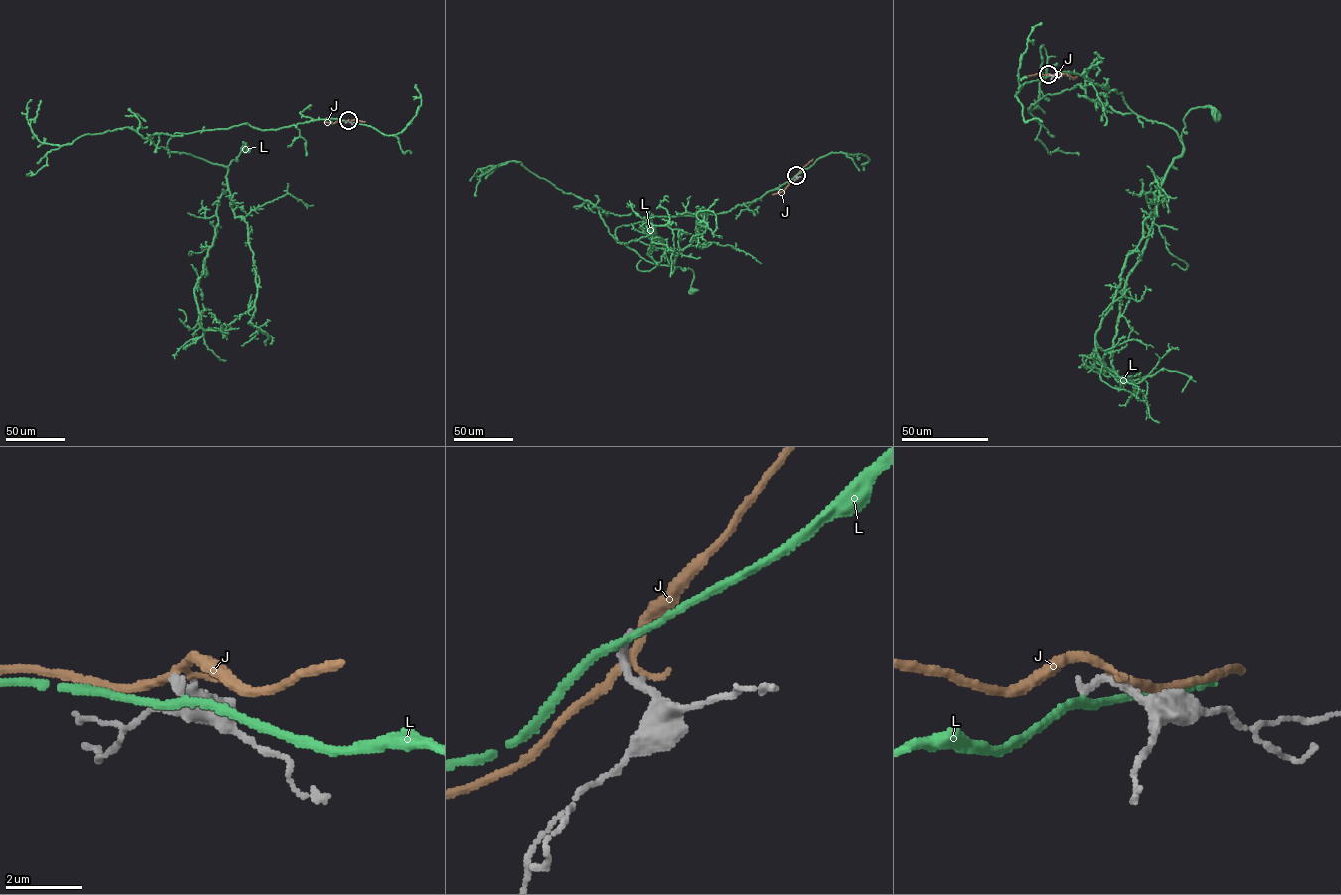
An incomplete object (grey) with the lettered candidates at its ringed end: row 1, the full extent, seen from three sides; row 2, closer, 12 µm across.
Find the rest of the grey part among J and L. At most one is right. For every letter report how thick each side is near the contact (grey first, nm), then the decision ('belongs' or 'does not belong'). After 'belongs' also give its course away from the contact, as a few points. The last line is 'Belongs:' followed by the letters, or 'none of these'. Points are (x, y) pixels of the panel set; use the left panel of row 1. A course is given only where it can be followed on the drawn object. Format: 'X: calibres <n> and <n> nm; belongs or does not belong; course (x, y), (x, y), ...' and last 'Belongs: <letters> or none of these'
J: calibres 280 and 180 nm; does not belong
L: calibres 220 and 190 nm; does not belong
Belongs: none of these

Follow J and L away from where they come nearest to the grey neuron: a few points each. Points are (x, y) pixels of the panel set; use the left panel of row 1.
J: (348, 120), (324, 122)
L: (348, 121), (175, 133), (167, 147), (227, 166), (243, 142), (243, 148)

